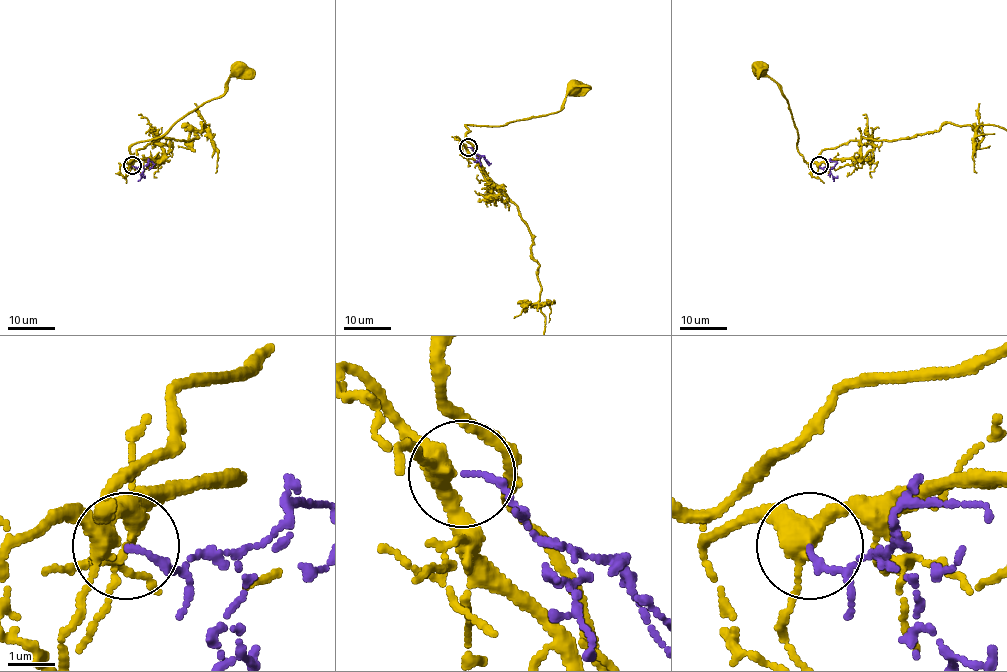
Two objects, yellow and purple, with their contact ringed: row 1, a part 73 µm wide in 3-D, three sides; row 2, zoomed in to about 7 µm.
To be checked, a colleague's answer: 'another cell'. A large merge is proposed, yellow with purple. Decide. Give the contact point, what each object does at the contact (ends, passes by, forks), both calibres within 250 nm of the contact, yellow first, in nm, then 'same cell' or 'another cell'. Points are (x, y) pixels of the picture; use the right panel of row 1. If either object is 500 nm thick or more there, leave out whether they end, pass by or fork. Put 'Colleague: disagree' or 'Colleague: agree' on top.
Colleague: disagree
at (819, 165); yellow forks there; purple ends there; 320 nm thick on the yellow side, 110 nm on the other; same cell

